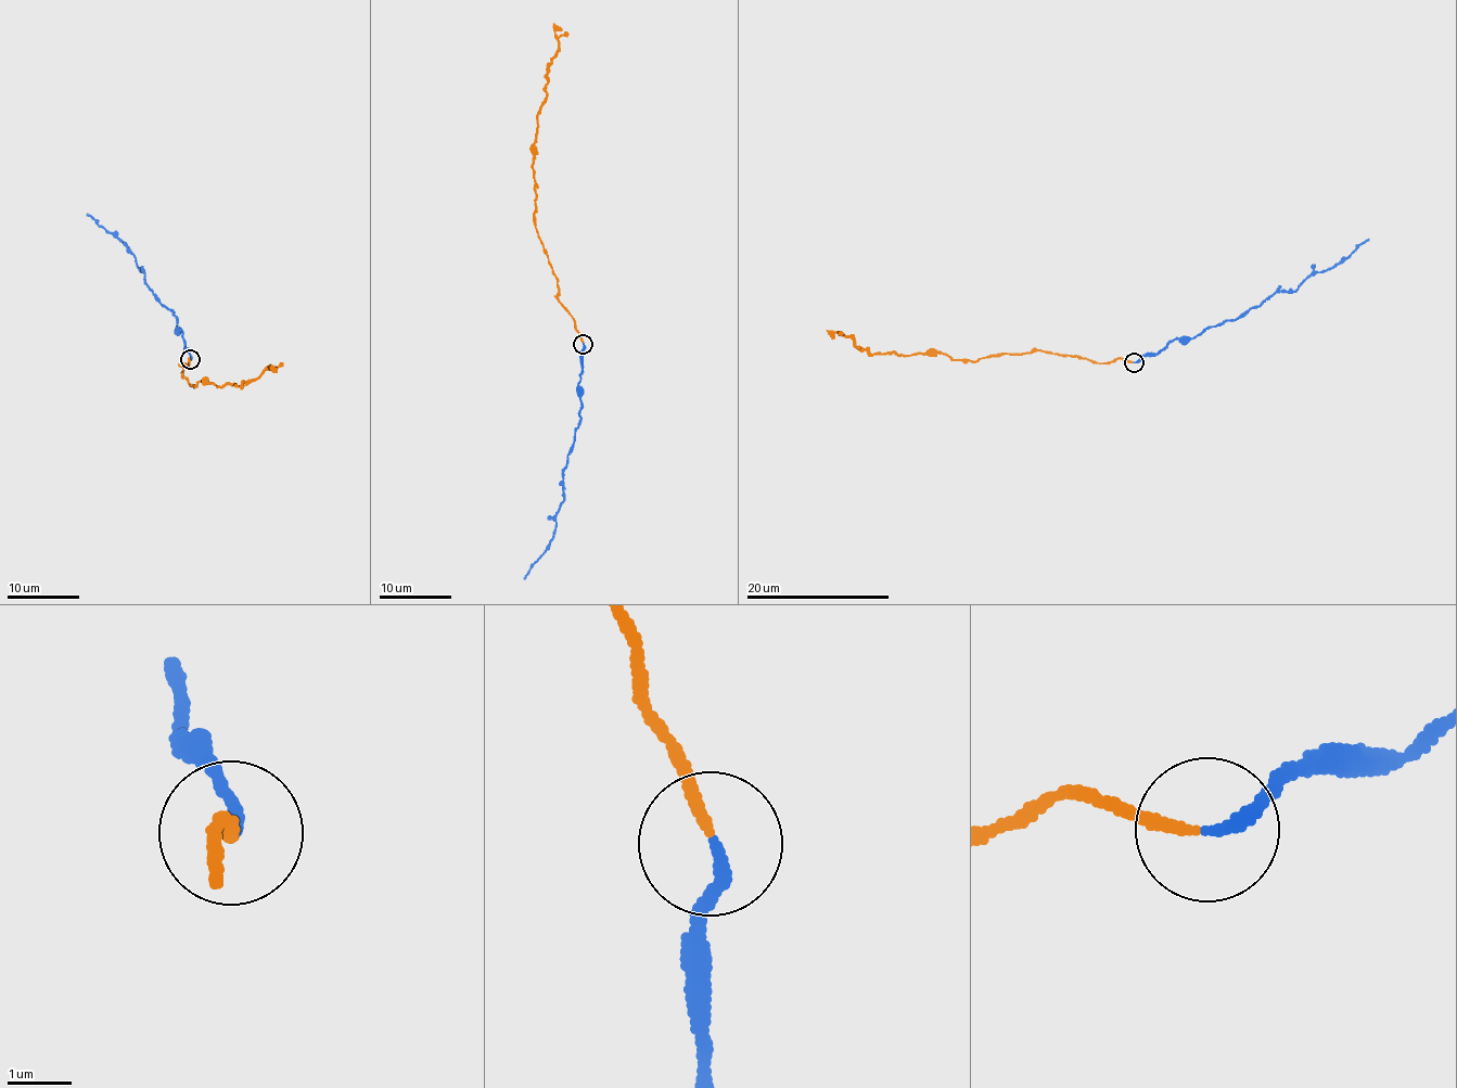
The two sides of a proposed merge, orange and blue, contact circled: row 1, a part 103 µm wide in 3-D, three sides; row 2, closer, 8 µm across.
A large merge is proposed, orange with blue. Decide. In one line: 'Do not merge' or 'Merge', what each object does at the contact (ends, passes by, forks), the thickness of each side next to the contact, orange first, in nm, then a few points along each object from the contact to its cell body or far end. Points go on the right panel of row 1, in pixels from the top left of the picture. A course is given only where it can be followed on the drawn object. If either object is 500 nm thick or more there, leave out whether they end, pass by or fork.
Merge. At the ring orange ends. At the ring blue ends. Thickness 160 nm (orange) against 180 nm. Course of orange: (1134, 362), (1040, 352), (975, 360), (869, 354), (850, 336), (834, 332), (832, 338). Course of blue: (1134, 362), (1295, 290), (1368, 239)

